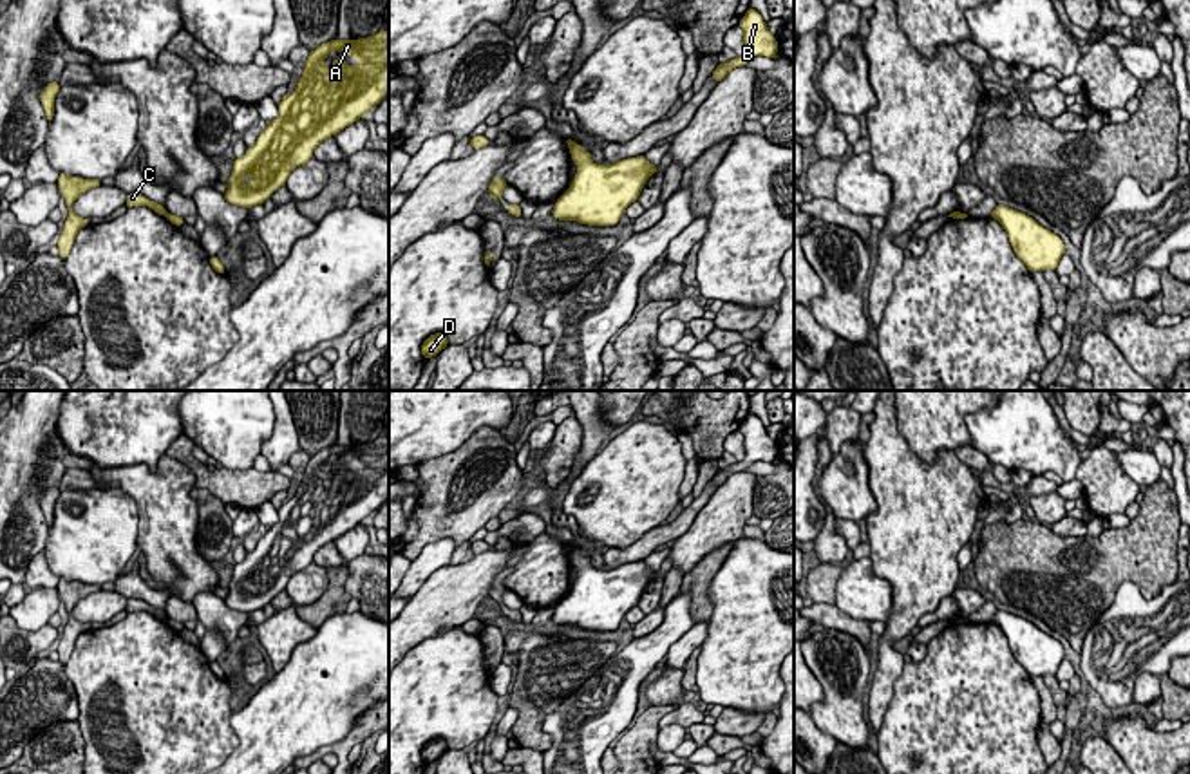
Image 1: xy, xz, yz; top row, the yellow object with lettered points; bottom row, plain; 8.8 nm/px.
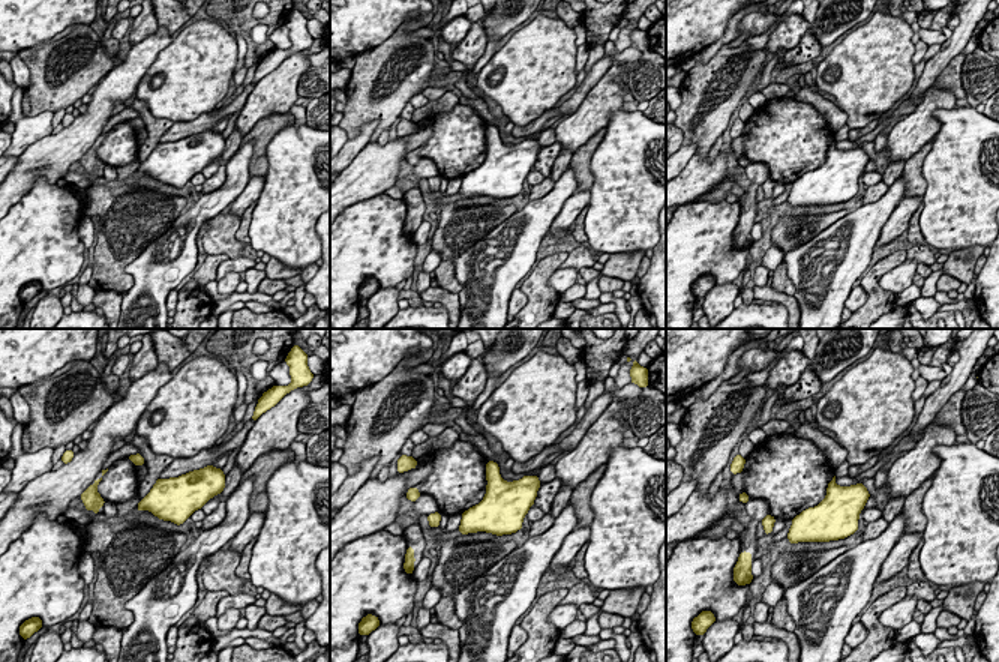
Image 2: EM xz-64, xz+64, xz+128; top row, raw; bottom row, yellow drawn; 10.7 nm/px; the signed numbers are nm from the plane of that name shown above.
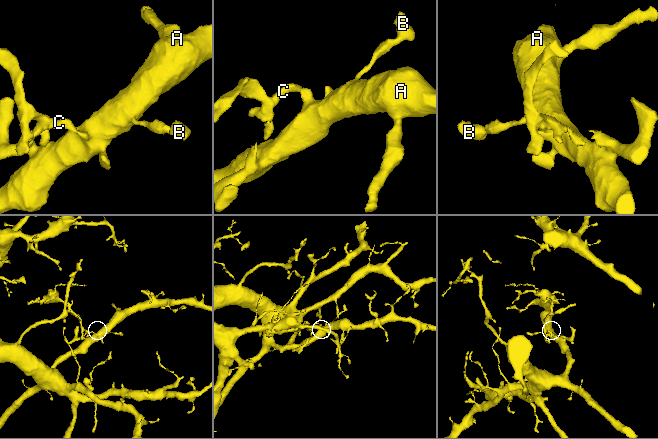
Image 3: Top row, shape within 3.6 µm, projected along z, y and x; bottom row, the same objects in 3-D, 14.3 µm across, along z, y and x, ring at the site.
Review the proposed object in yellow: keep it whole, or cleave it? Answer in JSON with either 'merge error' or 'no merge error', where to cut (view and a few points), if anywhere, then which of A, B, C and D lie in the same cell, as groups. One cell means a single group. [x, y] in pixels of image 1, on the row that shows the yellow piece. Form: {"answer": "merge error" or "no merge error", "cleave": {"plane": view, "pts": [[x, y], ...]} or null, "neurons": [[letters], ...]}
{"answer": "merge error", "cleave": {"plane": "xz", "pts": [[574, 143], [570, 149]]}, "neurons": [["A", "B", "D"], ["C"]]}

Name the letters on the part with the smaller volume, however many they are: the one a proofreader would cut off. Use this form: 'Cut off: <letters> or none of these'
Cut off: C

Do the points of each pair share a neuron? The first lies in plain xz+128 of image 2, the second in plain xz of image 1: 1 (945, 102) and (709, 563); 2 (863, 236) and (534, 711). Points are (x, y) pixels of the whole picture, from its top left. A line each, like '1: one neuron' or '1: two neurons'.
1: two neurons
2: two neurons

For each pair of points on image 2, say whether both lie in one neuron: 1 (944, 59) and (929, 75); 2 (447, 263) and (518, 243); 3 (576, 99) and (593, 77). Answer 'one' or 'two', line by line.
1: one
2: two
3: one

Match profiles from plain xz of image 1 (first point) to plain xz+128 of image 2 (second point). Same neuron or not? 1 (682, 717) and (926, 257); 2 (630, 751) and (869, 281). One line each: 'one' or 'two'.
1: one
2: one

